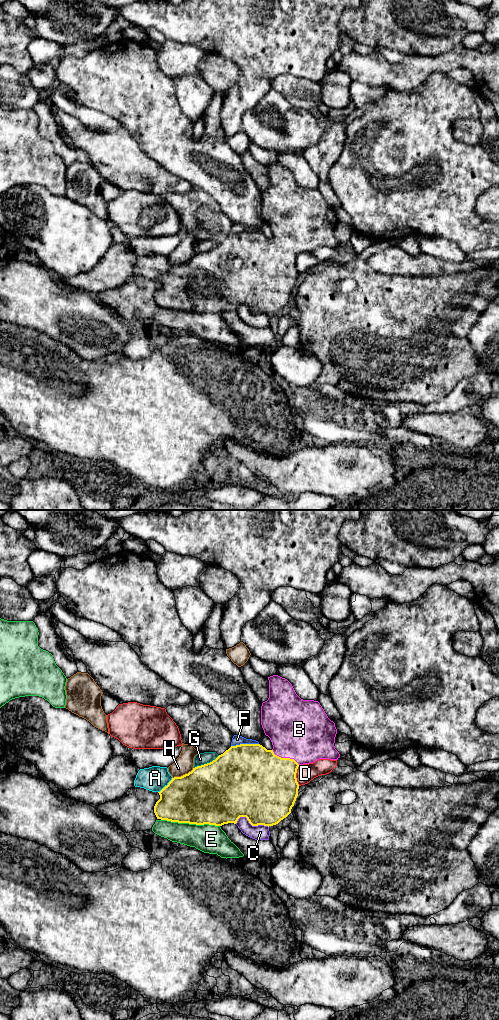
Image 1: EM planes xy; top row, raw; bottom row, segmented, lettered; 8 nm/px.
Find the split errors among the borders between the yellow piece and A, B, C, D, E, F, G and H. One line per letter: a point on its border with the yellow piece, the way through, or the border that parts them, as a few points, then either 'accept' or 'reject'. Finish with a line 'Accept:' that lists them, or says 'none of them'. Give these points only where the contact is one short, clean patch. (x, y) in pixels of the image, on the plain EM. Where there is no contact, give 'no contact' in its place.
A: meets yellow in xy at (167, 273); reject
B: meets yellow in xy at (285, 246); accept
C: meets yellow in xy at (251, 312); reject
D: meets yellow in xy at (295, 263); reject
E: meets yellow in xy at (190, 311); reject
F: meets yellow in xy at (244, 232); border along xy (258, 231), (240, 231), (231, 234); reject
G: meets yellow in xy at (207, 251); border along xy (219, 243), (211, 249), (197, 253), (194, 256); reject
H: meets yellow in xy at (183, 263); reject
Accept: B

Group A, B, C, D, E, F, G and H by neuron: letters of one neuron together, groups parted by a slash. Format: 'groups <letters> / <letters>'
groups A / B / C F G / D / E / H

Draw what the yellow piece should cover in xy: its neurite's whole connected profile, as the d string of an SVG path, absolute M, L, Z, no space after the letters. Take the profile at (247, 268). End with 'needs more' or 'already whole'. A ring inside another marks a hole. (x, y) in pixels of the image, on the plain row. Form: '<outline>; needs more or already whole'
M273 163L268 165L268 168L269 168L269 186L267 189L263 190L261 194L261 213L265 223L270 226L273 233L273 237L267 238L260 232L240 232L236 234L231 234L228 238L226 238L223 242L219 243L212 250L201 254L197 254L193 256L191 260L181 265L172 266L168 273L165 274L160 280L158 280L160 283L160 287L156 290L154 294L154 301L157 307L196 313L209 312L215 314L222 314L228 311L236 312L240 305L246 305L252 314L258 313L264 313L268 315L273 314L278 312L284 306L286 306L291 301L291 297L294 294L294 291L298 284L299 277L299 272L296 266L298 255L303 252L313 251L319 247L338 248L340 246L340 242L335 237L334 234L335 225L337 222L335 211L328 206L327 202L325 201L320 191L314 188L301 187L296 182L292 172L285 166L282 166L278 163Z; needs more

